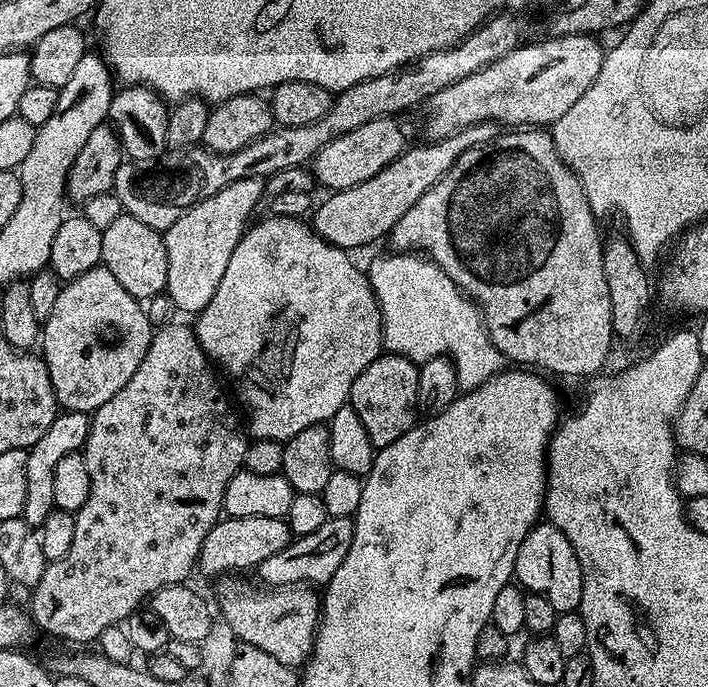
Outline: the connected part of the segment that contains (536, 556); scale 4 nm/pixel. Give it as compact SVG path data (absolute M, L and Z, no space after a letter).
M539 523L524 539L518 550L514 580L525 593L541 596L546 602L550 602L557 614L577 611L582 602L584 579L578 554L574 554L574 546L566 542L566 536L555 524Z

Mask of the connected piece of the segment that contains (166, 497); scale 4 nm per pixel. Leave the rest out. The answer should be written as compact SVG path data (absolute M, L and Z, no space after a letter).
M172 324L155 333L146 350L146 358L142 358L142 366L134 370L134 378L114 394L110 402L103 404L98 411L91 413L88 426L88 437L82 449L82 455L86 462L86 470L90 474L90 498L86 498L86 506L82 506L80 512L75 513L74 543L70 546L66 558L51 561L47 565L45 573L35 587L31 589L30 619L37 629L49 632L60 640L69 640L72 646L88 646L91 640L96 640L107 628L115 624L123 625L137 610L140 603L147 601L155 592L161 592L163 588L174 587L176 584L184 584L187 576L197 567L202 542L206 534L221 519L224 511L224 495L226 486L230 486L230 478L234 478L236 472L244 468L244 459L249 441L244 440L245 433L232 425L228 417L228 404L212 377L213 369L210 361L205 356L200 344L196 341L196 335L191 327L183 328L180 324Z

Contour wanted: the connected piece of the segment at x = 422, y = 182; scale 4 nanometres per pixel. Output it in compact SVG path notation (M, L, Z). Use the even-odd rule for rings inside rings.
M474 124L464 128L458 135L448 140L430 142L422 148L412 147L405 150L393 164L386 166L370 182L362 182L353 188L331 193L324 205L315 209L310 220L316 235L335 248L353 250L364 248L384 235L391 233L400 220L443 176L448 173L456 161L465 155L475 144L484 144L491 138L493 127L488 124Z

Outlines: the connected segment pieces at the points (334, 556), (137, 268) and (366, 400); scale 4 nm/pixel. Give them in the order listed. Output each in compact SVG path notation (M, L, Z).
M329 519L314 534L293 539L286 551L279 552L274 558L266 558L258 569L259 583L269 589L285 586L327 586L330 578L338 574L342 562L346 562L346 554L350 554L350 544L354 538L353 521Z
M122 214L108 229L102 231L100 258L103 267L108 268L114 278L118 278L118 286L122 286L122 290L126 290L126 294L130 294L135 300L147 302L167 289L164 237L133 216Z
M382 354L370 366L366 366L362 374L358 374L348 395L348 404L358 414L373 449L389 448L417 427L416 399L419 373L419 367L404 356Z

